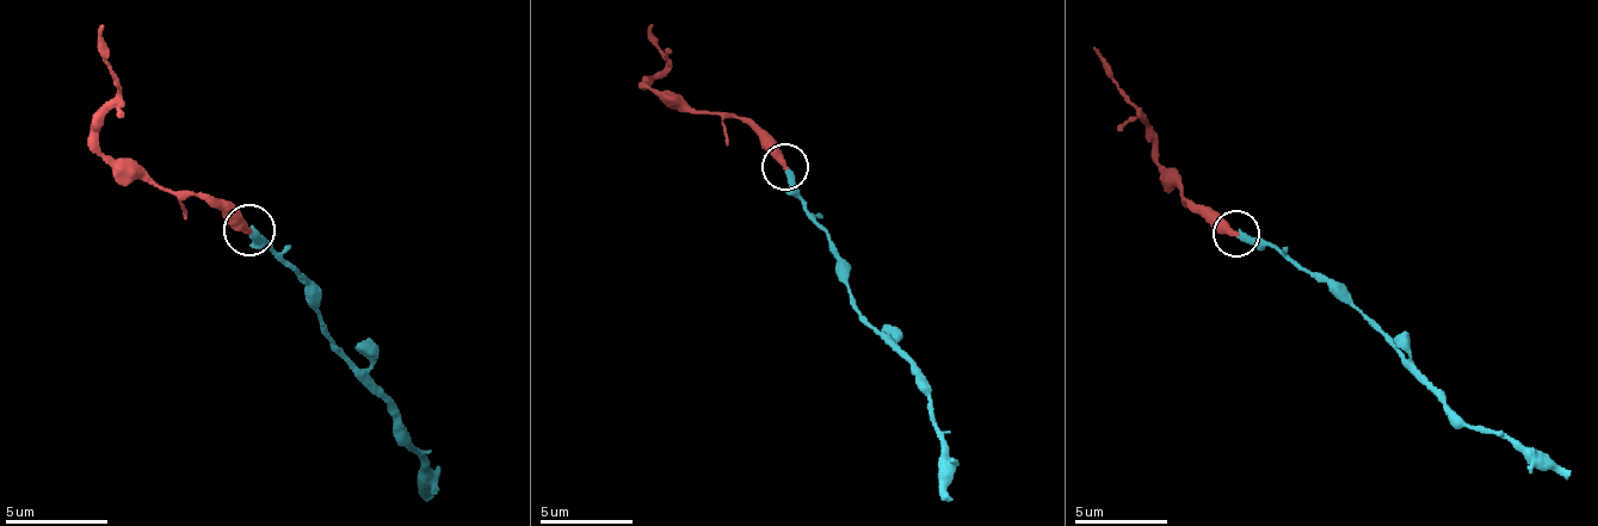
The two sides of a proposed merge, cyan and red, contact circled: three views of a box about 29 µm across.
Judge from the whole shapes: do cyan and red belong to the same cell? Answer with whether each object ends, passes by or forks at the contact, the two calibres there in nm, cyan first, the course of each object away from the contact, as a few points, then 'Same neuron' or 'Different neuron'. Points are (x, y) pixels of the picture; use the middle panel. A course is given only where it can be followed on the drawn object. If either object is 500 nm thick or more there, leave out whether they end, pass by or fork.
At the ring cyan ends. At the ring red ends. Thickness 380 nm (cyan) against 400 nm. Course of cyan: (787, 168), (791, 191), (828, 237), (828, 252), (851, 308), (931, 396), (949, 502). Course of red: (787, 168), (745, 121), (674, 107), (647, 84), (665, 66), (652, 24). Same neuron

